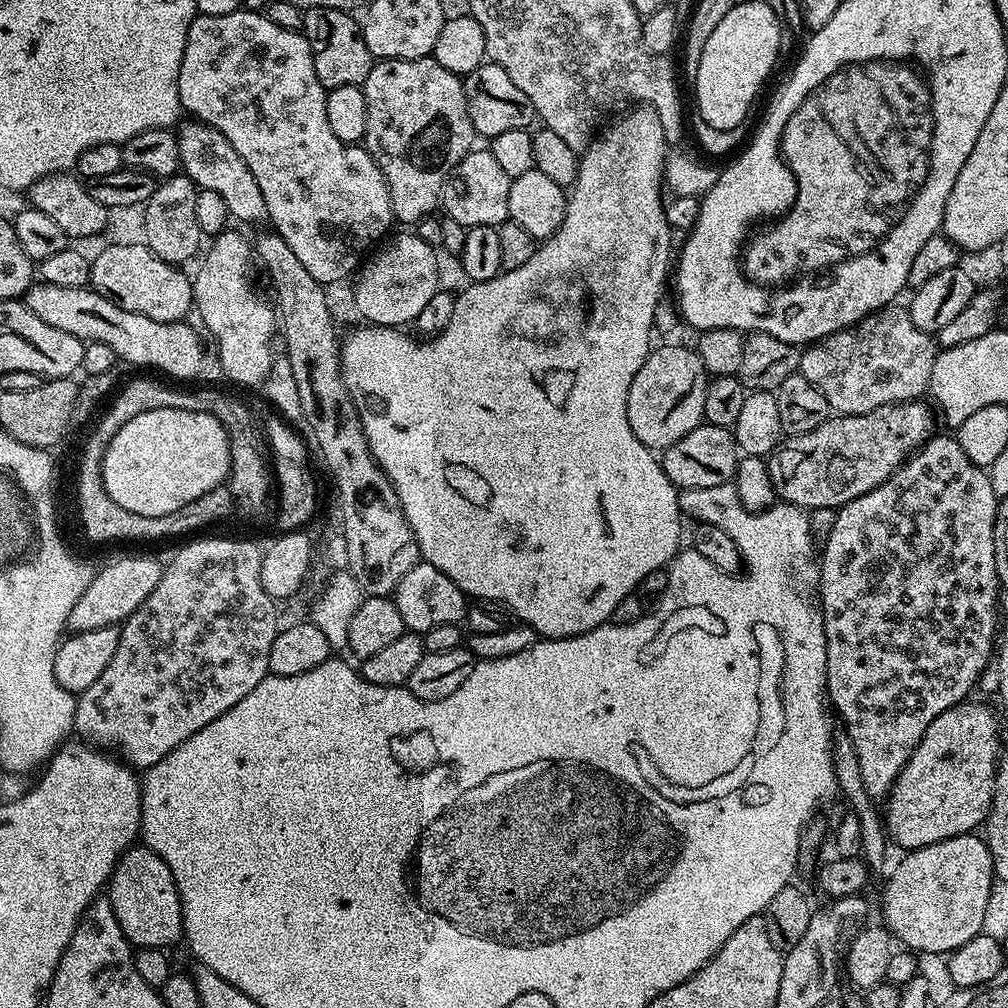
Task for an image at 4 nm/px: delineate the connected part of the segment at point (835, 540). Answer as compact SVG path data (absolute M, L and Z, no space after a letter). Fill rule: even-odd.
M933 435L917 452L912 453L900 468L882 486L854 498L850 503L842 505L836 512L836 521L826 534L828 542L823 543L822 555L818 560L820 578L818 581L818 607L824 616L826 630L826 689L827 699L831 707L840 714L844 723L843 731L848 736L856 751L858 764L861 767L862 782L876 802L883 801L891 792L898 774L906 766L910 754L922 742L922 734L926 734L926 726L938 718L946 710L956 704L965 703L969 699L968 691L980 680L980 675L988 668L988 659L993 659L994 645L998 640L996 619L1000 616L1000 575L996 569L996 509L998 497L992 485L991 475L979 468L958 446L955 435Z

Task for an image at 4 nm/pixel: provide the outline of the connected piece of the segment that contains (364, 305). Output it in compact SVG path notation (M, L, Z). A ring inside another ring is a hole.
M415 234L395 236L381 243L361 263L354 276L356 285L352 288L352 300L364 319L361 321L381 328L411 325L441 287L437 249L422 242L422 238Z

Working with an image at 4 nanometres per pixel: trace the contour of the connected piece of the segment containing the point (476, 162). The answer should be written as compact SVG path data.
M473 150L467 152L458 162L458 166L448 175L442 193L442 208L445 208L447 219L463 224L465 229L474 226L490 226L495 228L509 219L510 186L512 177L502 170L502 166L494 159L491 150Z

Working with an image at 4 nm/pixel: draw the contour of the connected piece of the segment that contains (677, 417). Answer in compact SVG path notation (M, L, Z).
M664 342L664 345L653 347L649 352L646 362L642 362L642 370L638 370L638 374L634 374L634 382L630 382L630 398L626 398L626 418L630 418L630 430L634 430L634 434L638 438L638 442L642 442L648 448L653 450L663 450L674 446L674 442L678 442L678 438L686 438L686 434L690 434L690 430L694 430L698 425L705 423L704 407L706 406L706 390L708 389L709 374L702 366L702 358L698 358L695 347L688 346L683 348L680 344L668 344L672 342Z

